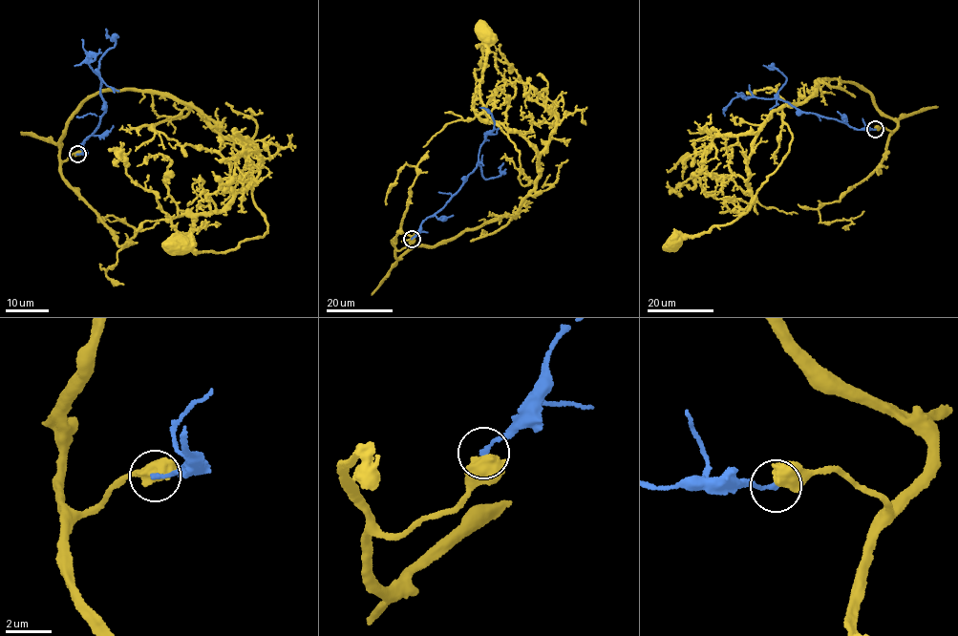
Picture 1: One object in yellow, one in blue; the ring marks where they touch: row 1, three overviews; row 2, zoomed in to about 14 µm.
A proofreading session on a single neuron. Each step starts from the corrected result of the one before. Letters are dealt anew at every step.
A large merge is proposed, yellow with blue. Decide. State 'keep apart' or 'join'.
keep apart

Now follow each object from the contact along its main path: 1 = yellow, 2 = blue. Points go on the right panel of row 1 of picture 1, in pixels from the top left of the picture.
1: (875, 129), (897, 123), (871, 95), (818, 77), (811, 96), (783, 107), (789, 150), (748, 209), (673, 243)
2: (875, 129), (855, 129), (844, 122), (798, 111), (780, 99), (741, 95), (727, 106), (725, 116)

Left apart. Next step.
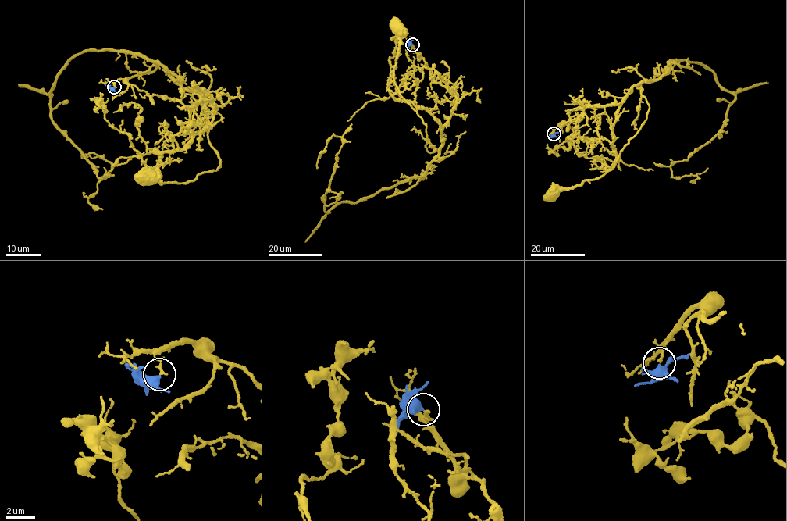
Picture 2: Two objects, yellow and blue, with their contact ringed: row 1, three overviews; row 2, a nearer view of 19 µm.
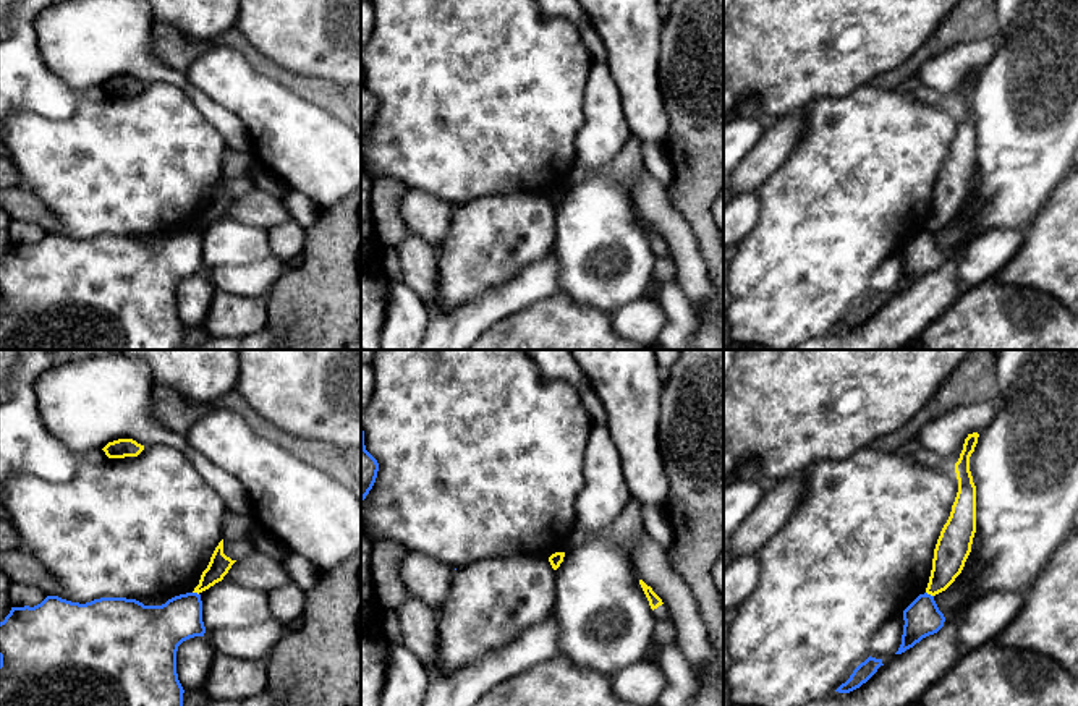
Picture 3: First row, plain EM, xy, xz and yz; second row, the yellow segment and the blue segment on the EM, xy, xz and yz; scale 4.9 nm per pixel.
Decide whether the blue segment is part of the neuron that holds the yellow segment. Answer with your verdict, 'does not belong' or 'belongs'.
does not belong

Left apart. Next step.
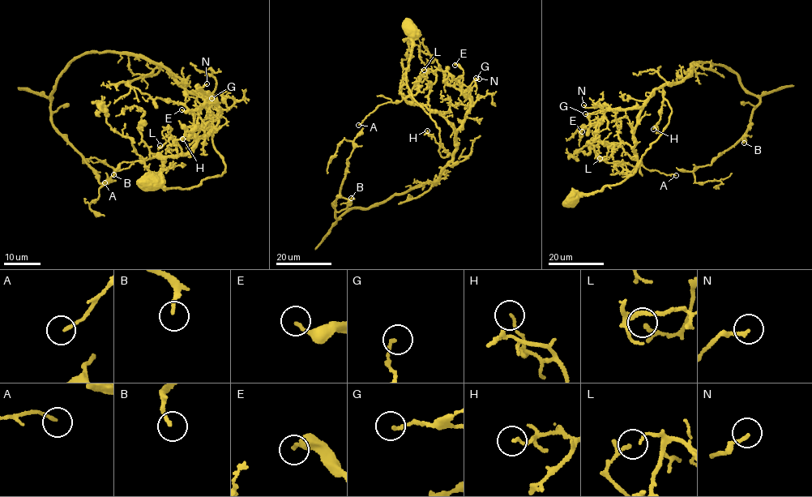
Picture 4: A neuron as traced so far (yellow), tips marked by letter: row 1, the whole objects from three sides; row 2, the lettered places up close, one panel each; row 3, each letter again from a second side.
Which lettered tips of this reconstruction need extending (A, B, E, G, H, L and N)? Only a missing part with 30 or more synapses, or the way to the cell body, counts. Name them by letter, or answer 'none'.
B

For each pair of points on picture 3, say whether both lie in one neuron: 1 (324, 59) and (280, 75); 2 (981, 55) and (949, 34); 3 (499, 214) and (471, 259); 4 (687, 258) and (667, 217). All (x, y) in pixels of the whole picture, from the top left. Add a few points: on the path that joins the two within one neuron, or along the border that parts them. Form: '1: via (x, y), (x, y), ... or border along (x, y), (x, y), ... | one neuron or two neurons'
1: border along (258, 51), (292, 72), (327, 80) | two neurons
2: border along (996, 39), (965, 41), (928, 59) | two neurons
3: via (499, 225), (497, 233), (483, 248) | one neuron
4: via (683, 248), (672, 227) | one neuron

